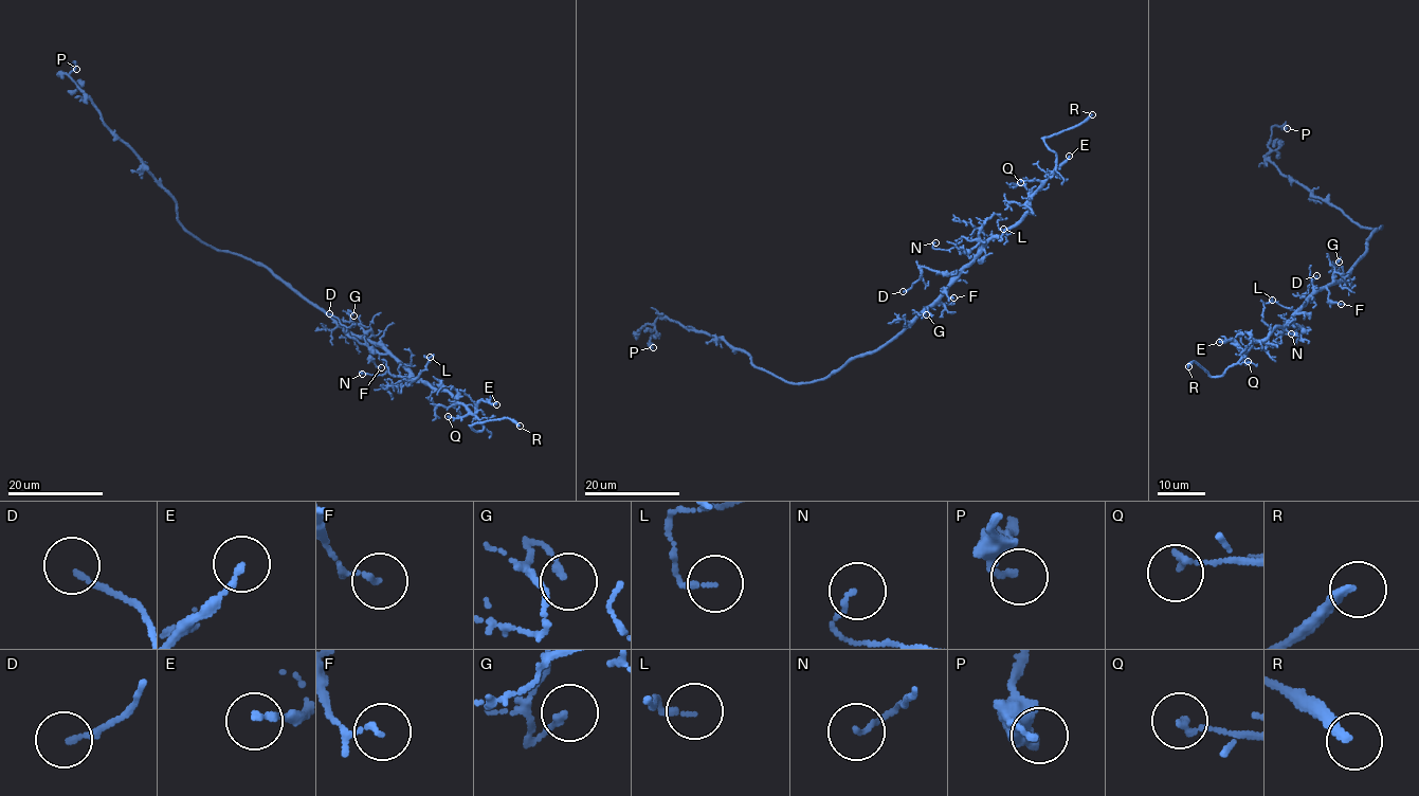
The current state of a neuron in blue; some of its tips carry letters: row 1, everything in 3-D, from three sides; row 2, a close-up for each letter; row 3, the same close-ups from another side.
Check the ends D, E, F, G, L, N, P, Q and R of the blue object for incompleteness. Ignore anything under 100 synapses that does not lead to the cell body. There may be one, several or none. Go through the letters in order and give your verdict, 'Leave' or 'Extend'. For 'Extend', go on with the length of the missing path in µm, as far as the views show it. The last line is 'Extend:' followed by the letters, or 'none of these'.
D: Leave
E: Leave
F: Leave
G: Leave
L: Leave
N: Leave
P: Leave
Q: Leave
R: Extend. Missing length about 10 µm
Extend: R

